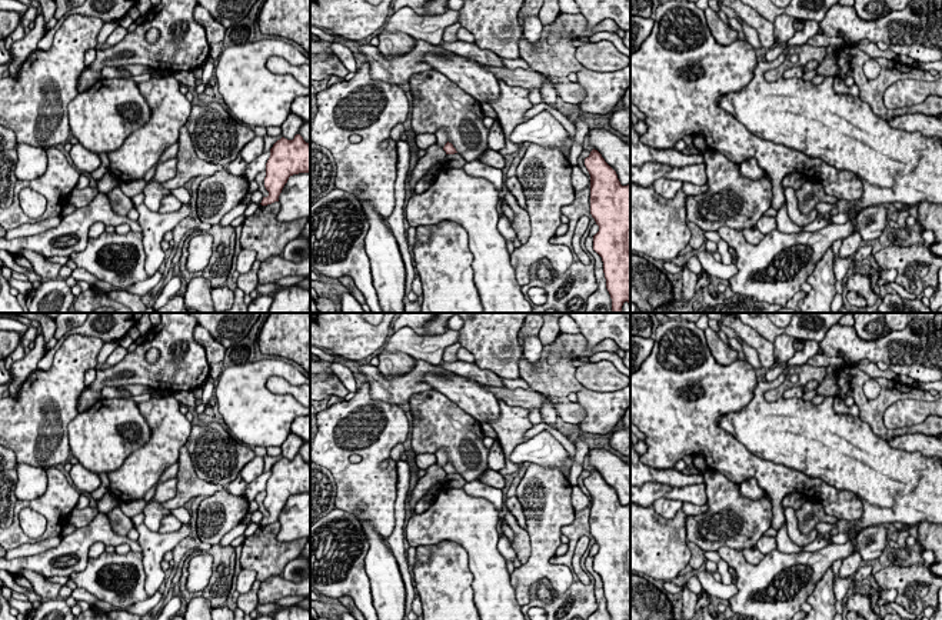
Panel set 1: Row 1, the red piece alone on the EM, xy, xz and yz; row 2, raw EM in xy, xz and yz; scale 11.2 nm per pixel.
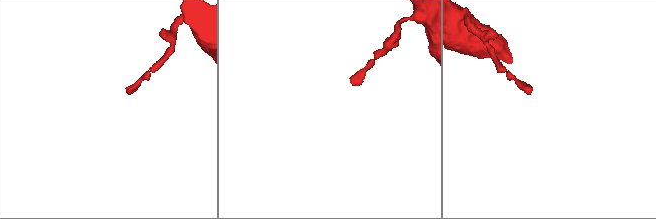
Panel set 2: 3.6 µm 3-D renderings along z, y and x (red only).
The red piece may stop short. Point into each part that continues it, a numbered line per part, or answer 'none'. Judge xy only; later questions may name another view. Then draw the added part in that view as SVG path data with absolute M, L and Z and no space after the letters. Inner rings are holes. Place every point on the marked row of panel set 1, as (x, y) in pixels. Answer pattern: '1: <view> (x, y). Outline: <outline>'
none

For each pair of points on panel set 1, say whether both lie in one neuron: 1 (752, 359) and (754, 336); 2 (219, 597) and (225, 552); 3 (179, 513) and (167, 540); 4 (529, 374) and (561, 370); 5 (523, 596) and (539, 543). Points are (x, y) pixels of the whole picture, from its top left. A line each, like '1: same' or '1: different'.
1: different
2: same
3: different
4: same
5: same

